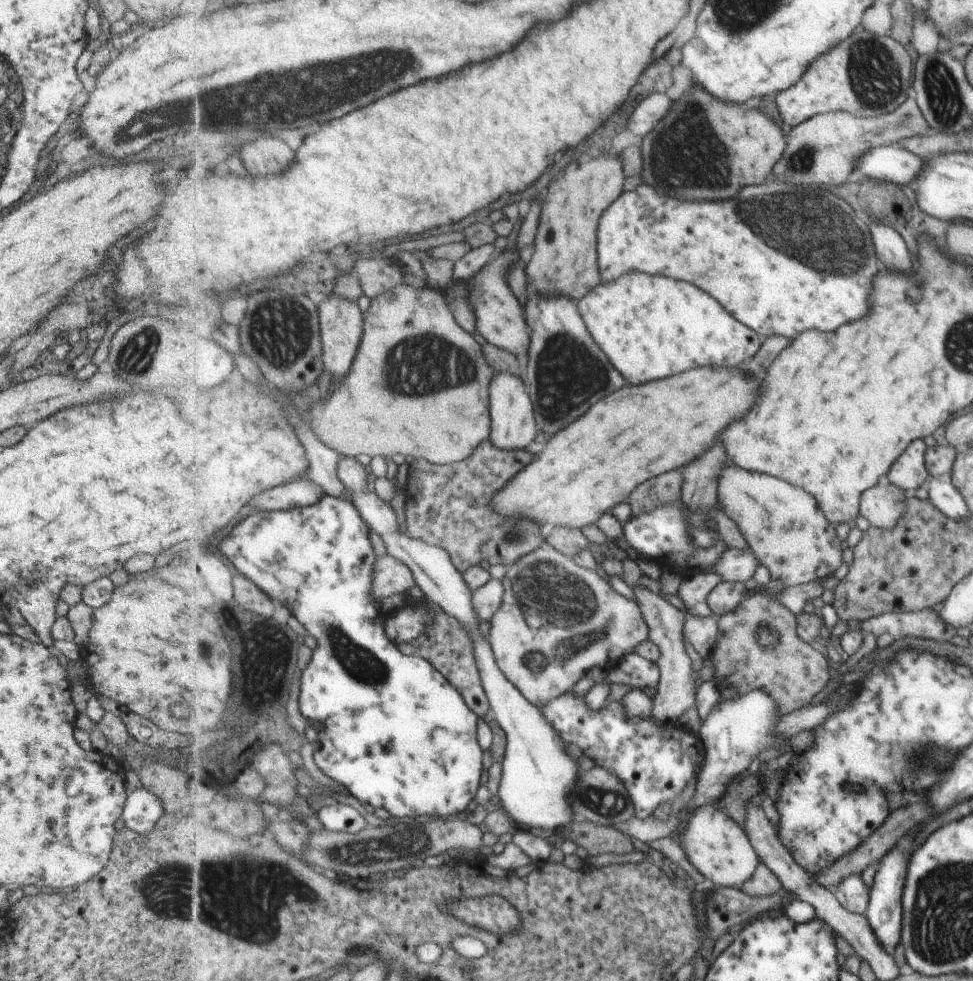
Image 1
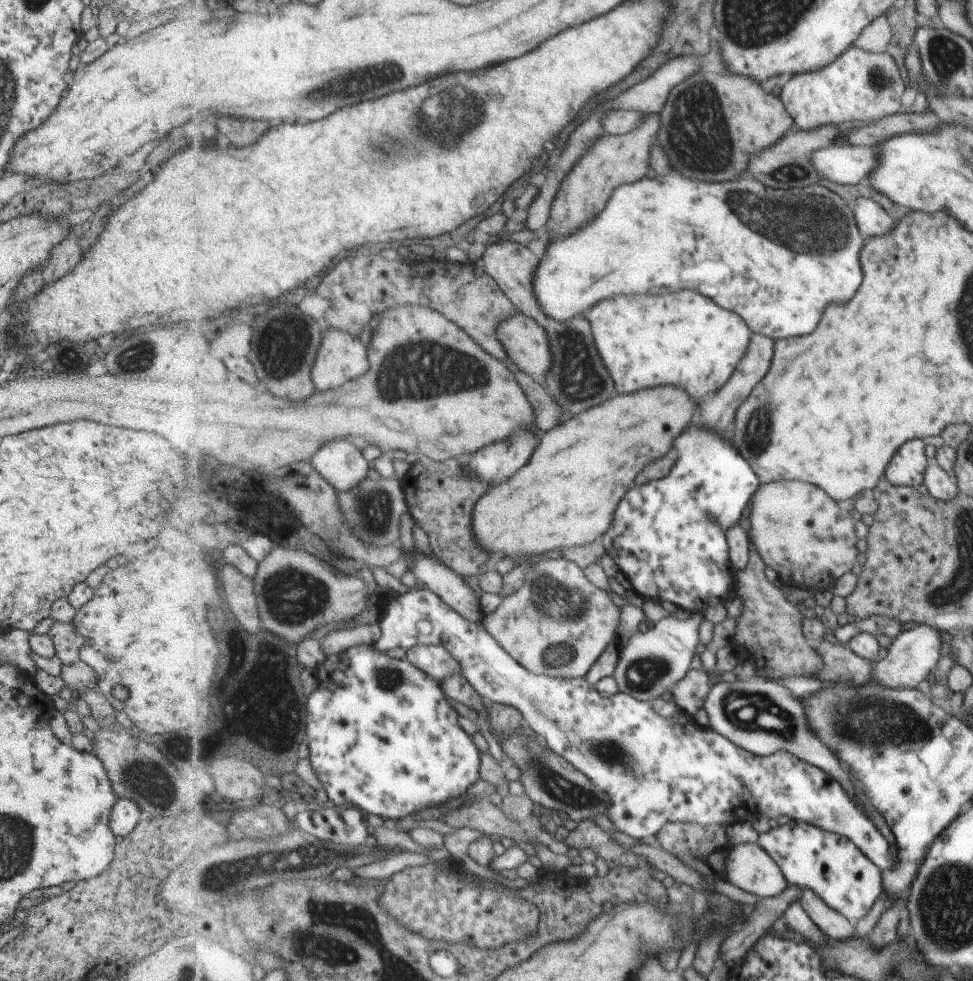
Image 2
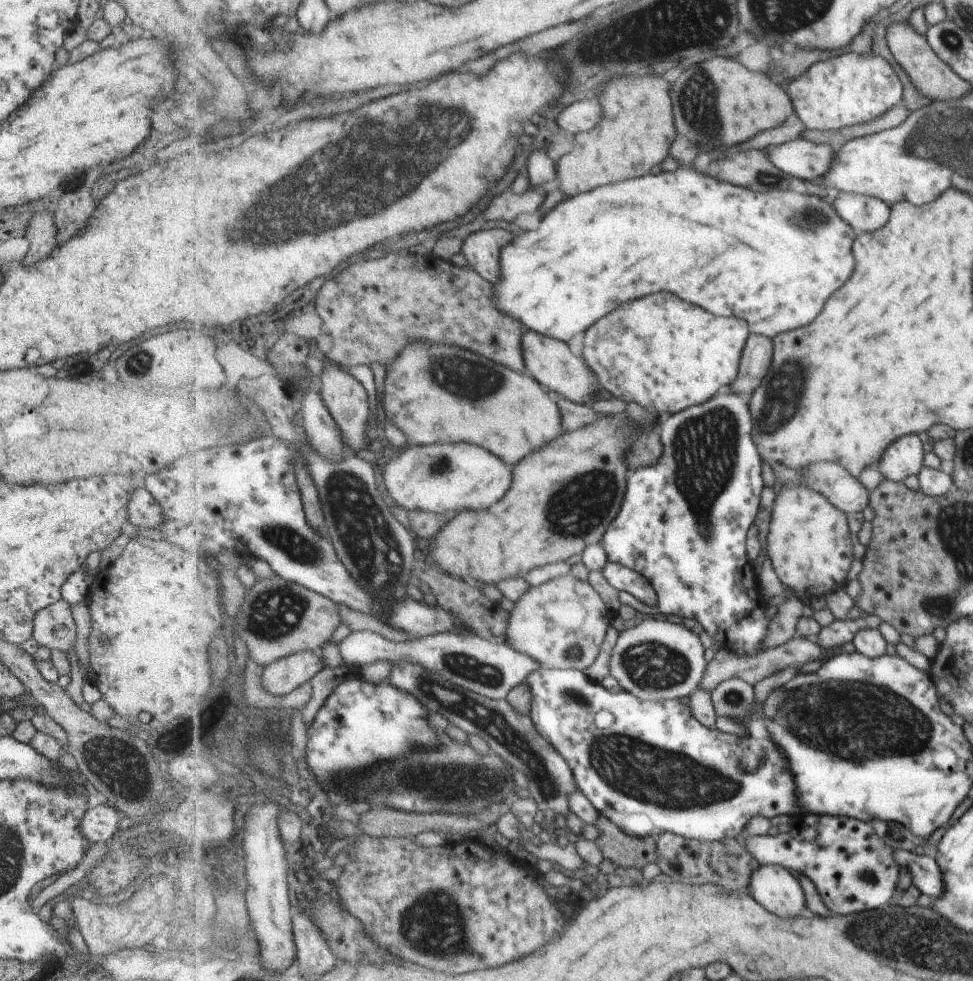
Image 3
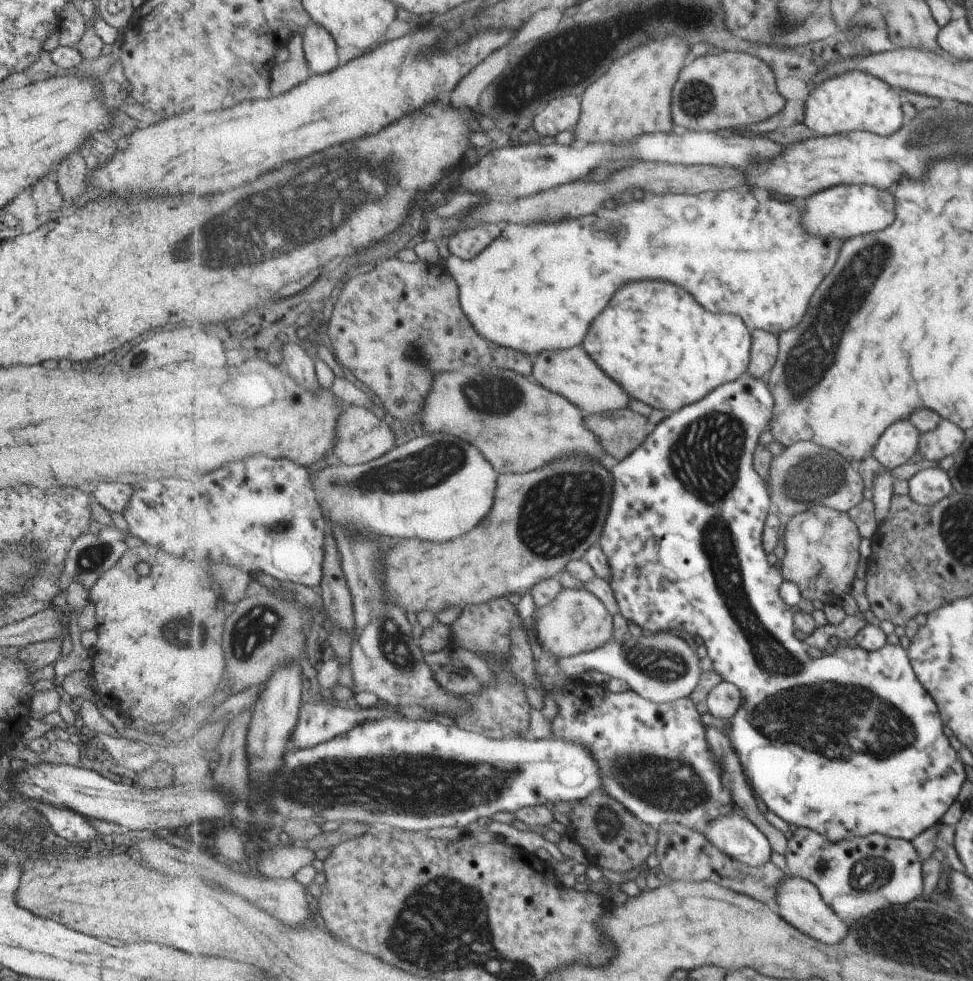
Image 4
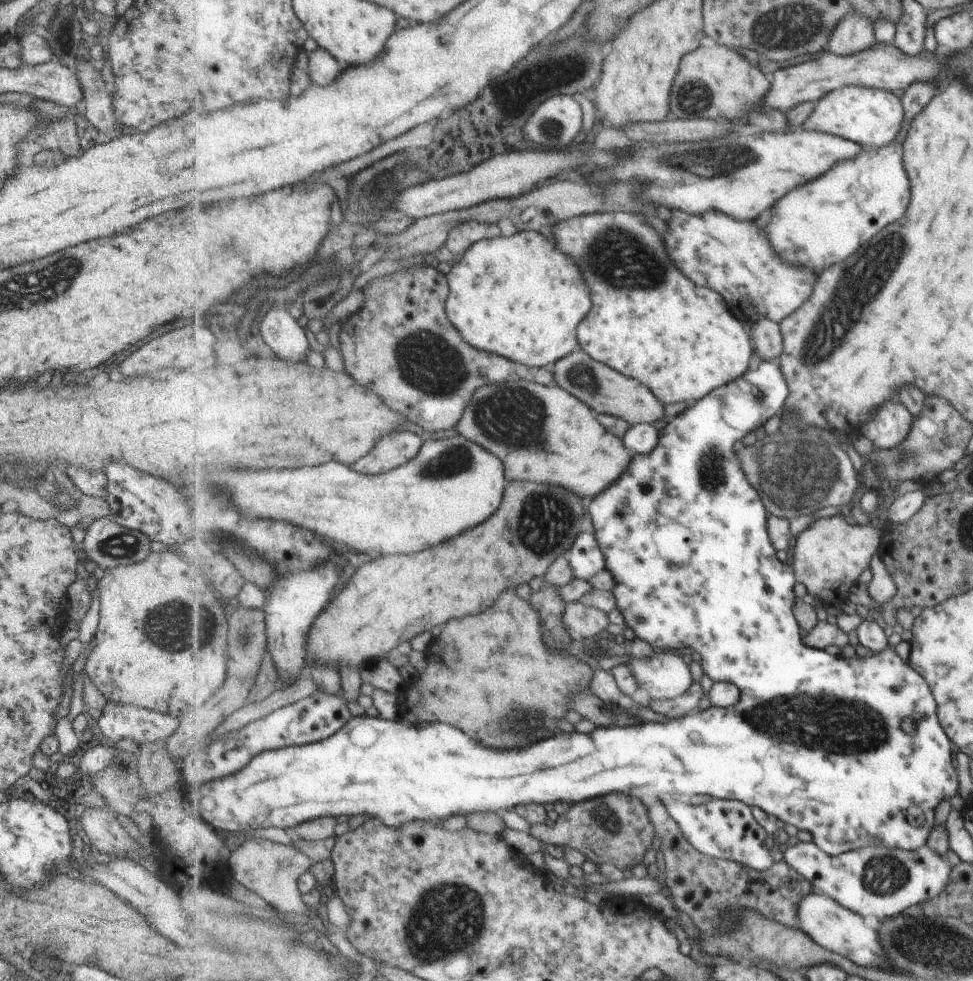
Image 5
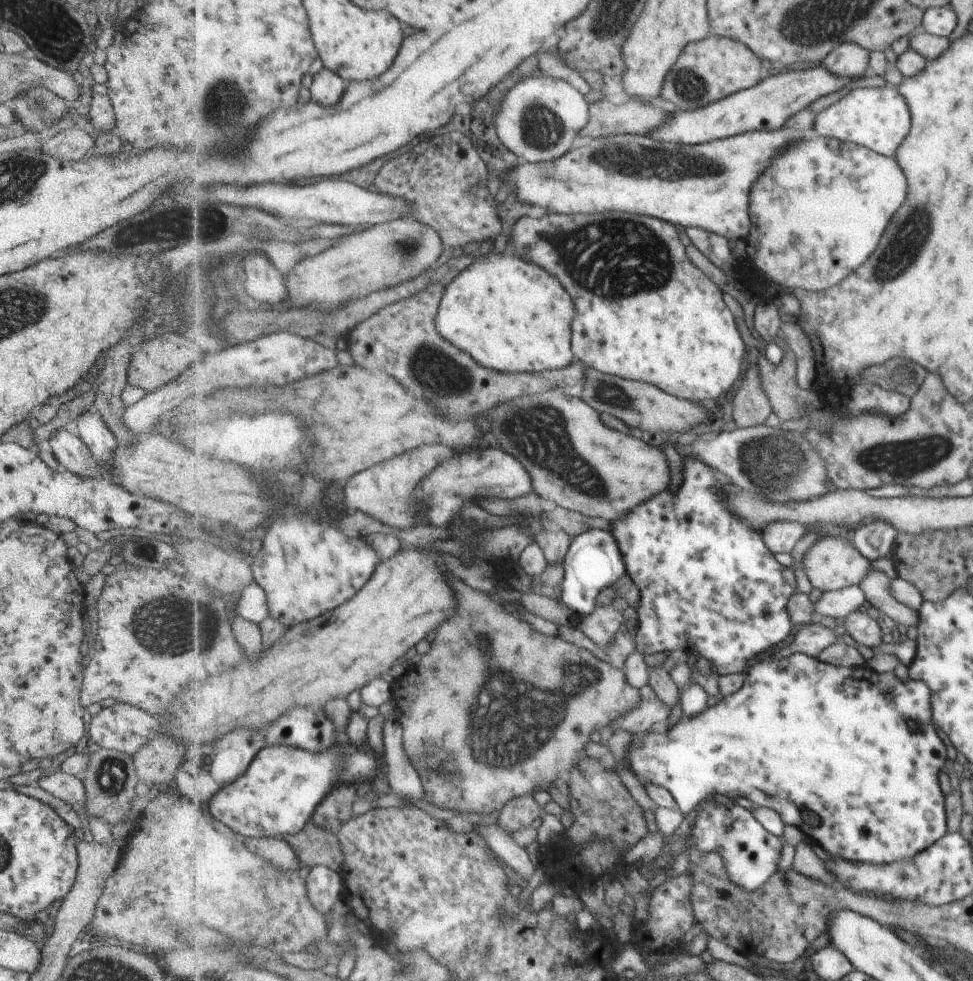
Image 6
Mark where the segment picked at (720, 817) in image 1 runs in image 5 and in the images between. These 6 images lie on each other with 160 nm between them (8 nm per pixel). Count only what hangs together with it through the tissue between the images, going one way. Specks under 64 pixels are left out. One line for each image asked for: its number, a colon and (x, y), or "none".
2: (747, 866)
3: (772, 885)
4: (799, 902)
5: (838, 929)

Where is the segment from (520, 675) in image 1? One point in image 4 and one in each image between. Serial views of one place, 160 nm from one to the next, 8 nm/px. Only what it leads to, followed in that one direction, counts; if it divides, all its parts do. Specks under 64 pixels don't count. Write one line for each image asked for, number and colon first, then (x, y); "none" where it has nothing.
2: (558, 623)
3: (562, 623)
4: (576, 622)

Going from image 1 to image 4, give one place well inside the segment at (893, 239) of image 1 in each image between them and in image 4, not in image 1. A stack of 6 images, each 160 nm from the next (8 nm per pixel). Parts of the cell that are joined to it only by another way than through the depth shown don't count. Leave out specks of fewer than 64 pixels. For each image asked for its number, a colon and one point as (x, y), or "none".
2: (874, 221)
3: (865, 213)
4: (846, 211)

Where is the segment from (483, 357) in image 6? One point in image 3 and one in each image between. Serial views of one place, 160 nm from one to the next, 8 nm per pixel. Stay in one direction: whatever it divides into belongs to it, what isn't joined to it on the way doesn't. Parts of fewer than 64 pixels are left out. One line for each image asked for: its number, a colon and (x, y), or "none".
3: (771, 256)
4: (539, 286)
5: (520, 297)

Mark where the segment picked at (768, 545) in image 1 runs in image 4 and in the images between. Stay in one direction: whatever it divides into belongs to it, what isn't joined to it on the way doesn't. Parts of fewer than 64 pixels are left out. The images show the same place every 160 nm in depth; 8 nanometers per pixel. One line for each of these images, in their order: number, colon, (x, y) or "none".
2: (809, 540)
3: (809, 543)
4: (821, 558)

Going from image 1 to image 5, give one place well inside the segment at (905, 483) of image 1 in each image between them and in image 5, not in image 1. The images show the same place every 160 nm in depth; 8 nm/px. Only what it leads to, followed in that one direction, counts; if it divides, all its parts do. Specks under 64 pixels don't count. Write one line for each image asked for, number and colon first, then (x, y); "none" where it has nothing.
2: (907, 466)
3: (903, 457)
4: (894, 447)
5: (892, 425)

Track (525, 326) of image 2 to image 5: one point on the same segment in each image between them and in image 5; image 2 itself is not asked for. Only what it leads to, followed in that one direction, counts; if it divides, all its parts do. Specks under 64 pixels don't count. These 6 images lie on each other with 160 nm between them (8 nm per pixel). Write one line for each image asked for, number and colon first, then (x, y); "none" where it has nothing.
3: (551, 362)
4: (572, 373)
5: (606, 391)

